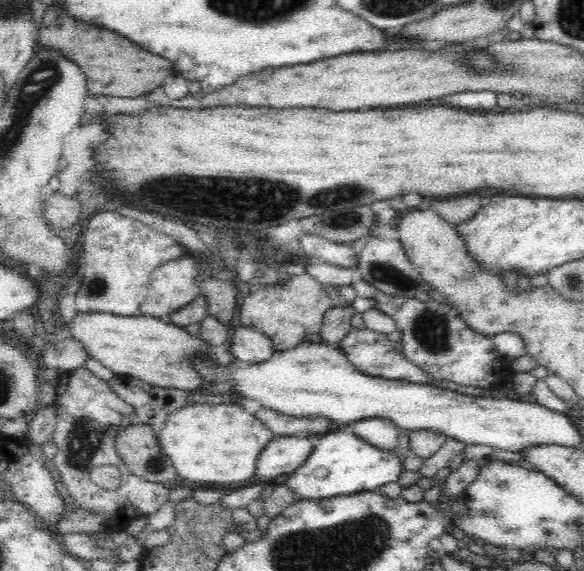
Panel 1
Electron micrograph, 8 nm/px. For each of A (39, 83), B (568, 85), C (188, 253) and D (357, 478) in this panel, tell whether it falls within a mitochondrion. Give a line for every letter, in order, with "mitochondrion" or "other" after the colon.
A: mitochondrion
B: other
C: other
D: other

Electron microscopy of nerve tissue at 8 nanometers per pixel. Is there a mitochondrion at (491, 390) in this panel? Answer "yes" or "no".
no

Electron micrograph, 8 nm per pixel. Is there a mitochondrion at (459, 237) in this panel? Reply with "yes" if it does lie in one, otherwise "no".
no

